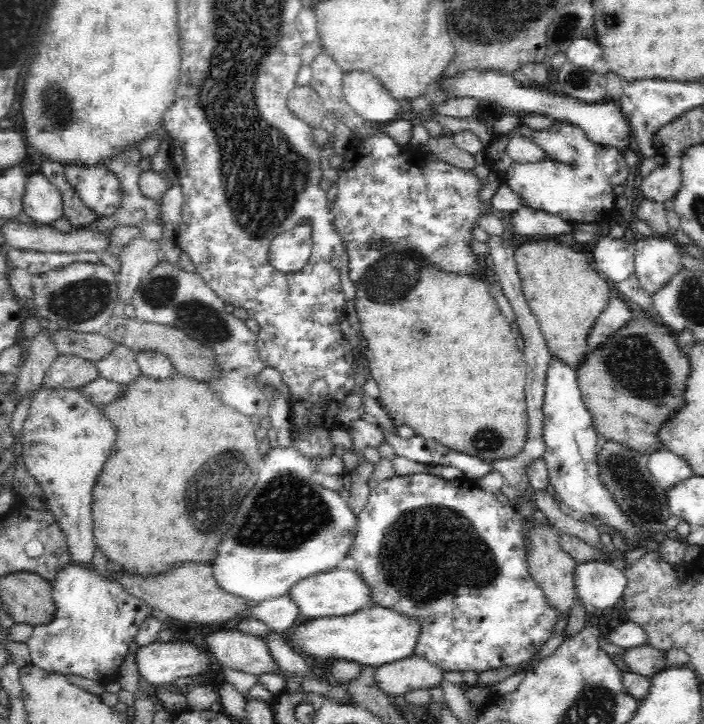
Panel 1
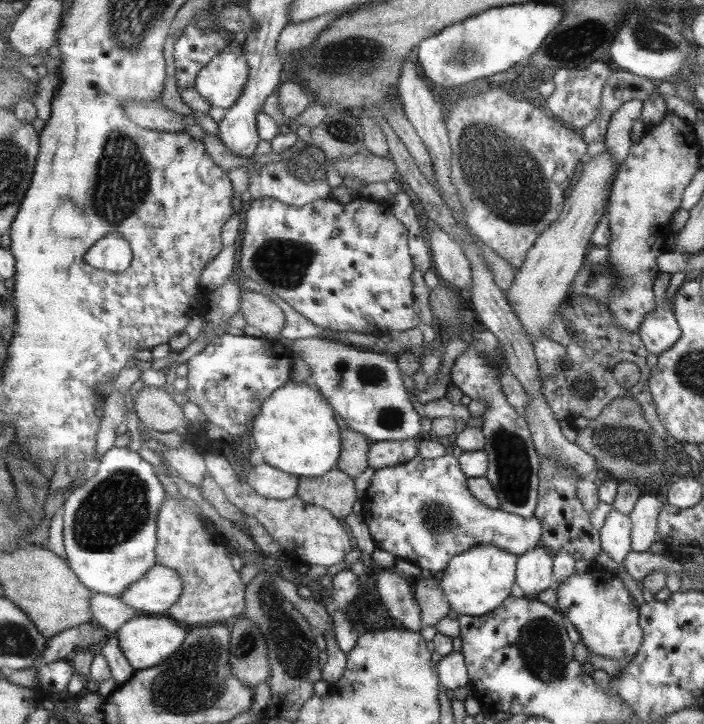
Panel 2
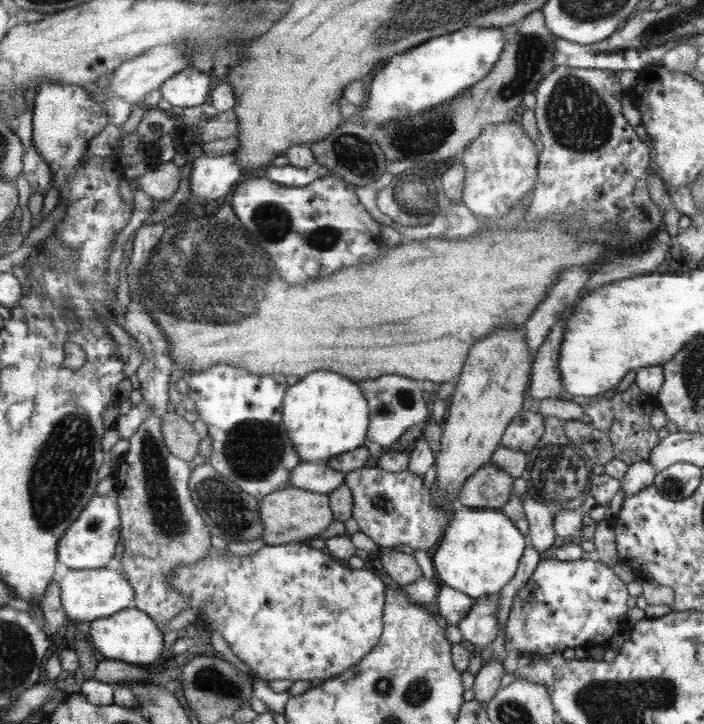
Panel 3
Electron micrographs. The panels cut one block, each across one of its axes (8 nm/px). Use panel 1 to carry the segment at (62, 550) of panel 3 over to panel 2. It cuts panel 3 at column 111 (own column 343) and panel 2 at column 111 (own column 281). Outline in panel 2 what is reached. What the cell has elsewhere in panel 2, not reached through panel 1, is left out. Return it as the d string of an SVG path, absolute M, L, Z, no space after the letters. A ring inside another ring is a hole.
M114 446L90 468L82 486L69 493L62 505L62 544L66 563L87 590L119 597L127 586L141 580L153 566L156 566L153 551L157 542L155 516L163 505L163 498L165 492L153 468L147 462L143 462L137 452L131 452L127 447Z

